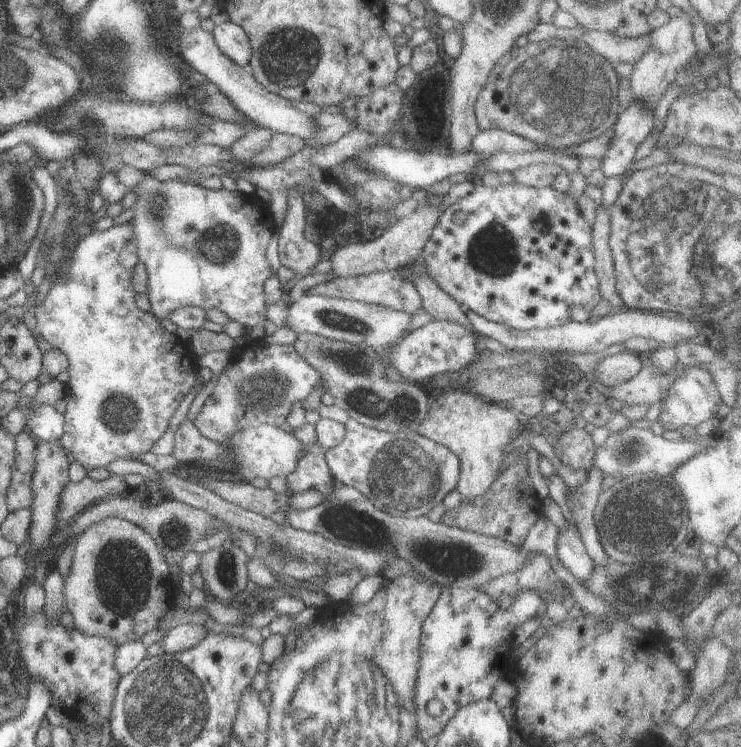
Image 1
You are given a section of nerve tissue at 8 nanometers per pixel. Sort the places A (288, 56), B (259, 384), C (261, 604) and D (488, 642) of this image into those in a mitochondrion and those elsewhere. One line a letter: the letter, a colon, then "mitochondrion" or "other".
A: mitochondrion
B: mitochondrion
C: other
D: other

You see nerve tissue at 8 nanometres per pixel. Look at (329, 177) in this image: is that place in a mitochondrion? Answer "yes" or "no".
no

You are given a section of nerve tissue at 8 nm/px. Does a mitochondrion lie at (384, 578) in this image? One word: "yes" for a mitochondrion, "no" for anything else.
no

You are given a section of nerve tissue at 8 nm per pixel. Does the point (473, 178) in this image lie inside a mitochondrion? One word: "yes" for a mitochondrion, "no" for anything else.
no

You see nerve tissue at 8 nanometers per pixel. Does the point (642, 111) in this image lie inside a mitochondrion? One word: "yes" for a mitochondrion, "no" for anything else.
no

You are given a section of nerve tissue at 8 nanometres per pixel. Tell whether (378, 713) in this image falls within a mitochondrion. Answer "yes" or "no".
yes

